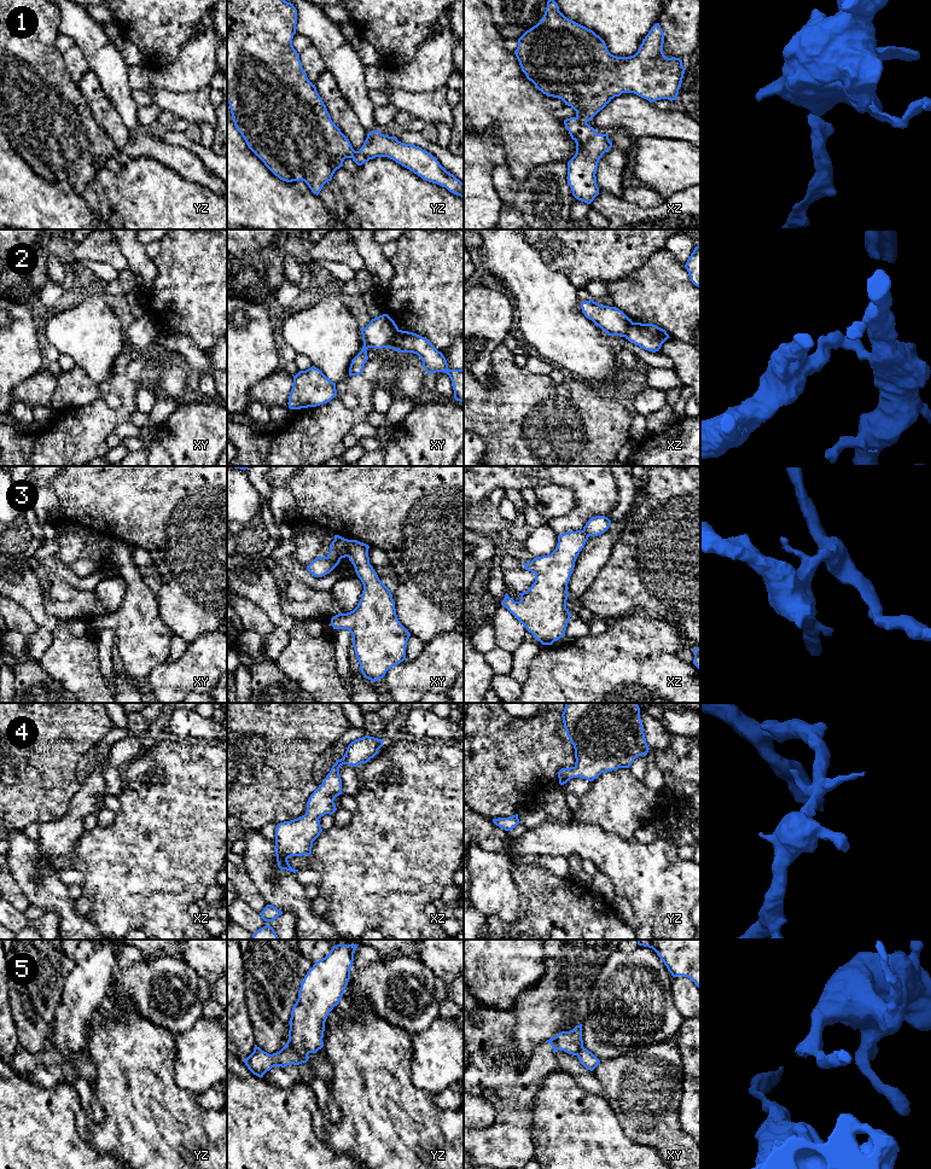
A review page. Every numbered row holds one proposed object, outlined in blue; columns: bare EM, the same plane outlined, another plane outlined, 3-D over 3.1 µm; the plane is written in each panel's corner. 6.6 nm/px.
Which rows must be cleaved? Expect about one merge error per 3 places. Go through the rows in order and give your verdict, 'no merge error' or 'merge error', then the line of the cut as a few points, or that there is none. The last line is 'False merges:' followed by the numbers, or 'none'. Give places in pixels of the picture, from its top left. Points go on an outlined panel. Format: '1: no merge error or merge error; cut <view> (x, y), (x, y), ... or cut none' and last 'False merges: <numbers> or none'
1: no merge error; cut none
2: merge error; cut xy (399, 330), (393, 337), (390, 348)
3: merge error; cut xy (347, 540), (348, 556)
4: no merge error; cut none
5: merge error; cut yz (285, 1046), (307, 1054)
False merges: 2, 3, 5

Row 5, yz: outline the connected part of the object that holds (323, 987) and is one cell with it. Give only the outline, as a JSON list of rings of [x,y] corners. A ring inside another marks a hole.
[[[333,946],[304,976],[289,1022],[286,1047],[291,1051],[309,1054],[324,1047],[325,1022],[344,994],[357,946]]]

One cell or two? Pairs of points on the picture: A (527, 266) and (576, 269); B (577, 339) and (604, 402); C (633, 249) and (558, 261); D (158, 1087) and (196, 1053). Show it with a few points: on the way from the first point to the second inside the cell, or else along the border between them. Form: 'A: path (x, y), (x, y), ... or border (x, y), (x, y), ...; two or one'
A: border (559, 242), (543, 259), (574, 286); two
B: border (582, 379), (603, 389); two
C: path (615, 249), (593, 249), (581, 261), (576, 261); one
D: border (175, 1042), (174, 1081), (180, 1087), (193, 1093); two

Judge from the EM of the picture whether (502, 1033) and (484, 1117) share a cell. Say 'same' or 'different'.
different

